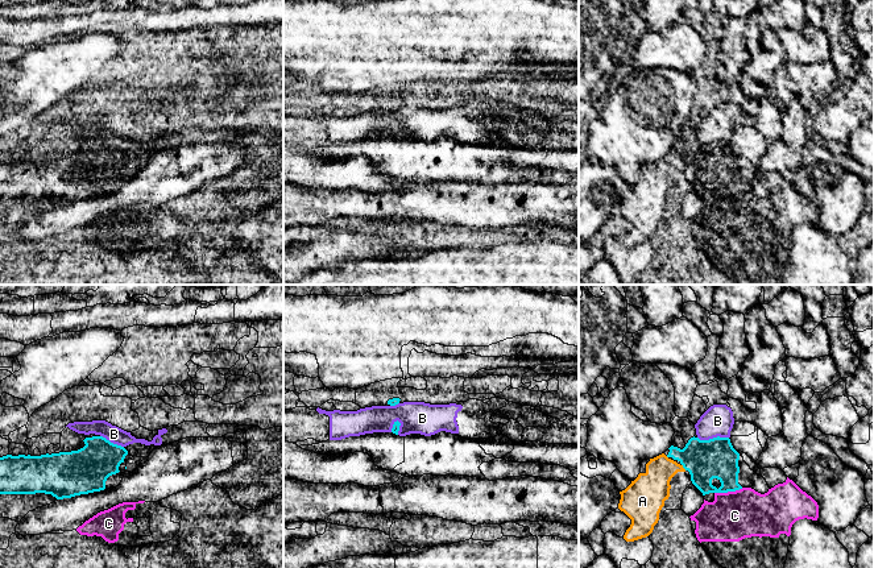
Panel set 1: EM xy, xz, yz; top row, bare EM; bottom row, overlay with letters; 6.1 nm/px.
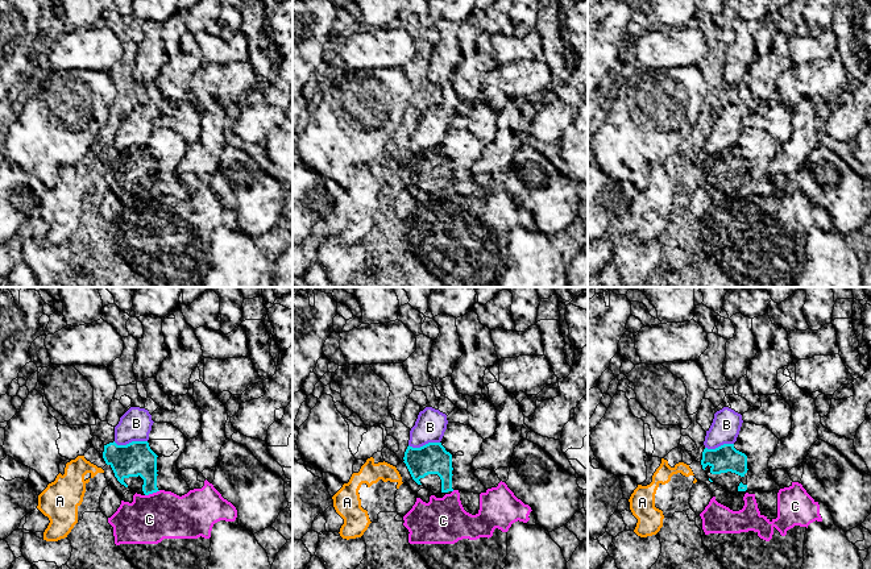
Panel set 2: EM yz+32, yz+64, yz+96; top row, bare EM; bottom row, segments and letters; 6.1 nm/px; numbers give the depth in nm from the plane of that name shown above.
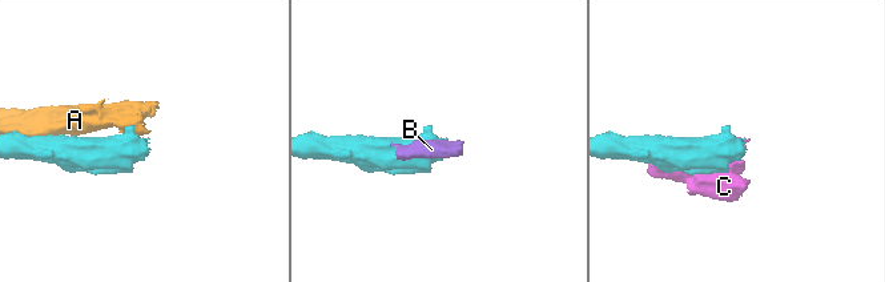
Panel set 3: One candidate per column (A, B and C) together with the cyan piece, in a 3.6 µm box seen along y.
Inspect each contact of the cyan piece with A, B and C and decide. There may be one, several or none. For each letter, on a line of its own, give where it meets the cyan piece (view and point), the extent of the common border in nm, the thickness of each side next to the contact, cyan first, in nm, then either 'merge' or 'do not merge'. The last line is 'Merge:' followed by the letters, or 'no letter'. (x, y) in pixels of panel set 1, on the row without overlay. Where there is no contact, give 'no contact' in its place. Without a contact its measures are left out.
A: yz (683, 171) | 50 nm | 240/220 nm | do not merge
B: yz (713, 142) | 190 nm | 240/190 nm | do not merge
C: yz (728, 195) | 180 nm | 240/300 nm | do not merge
Merge: no letter

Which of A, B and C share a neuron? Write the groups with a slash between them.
A / B / C

